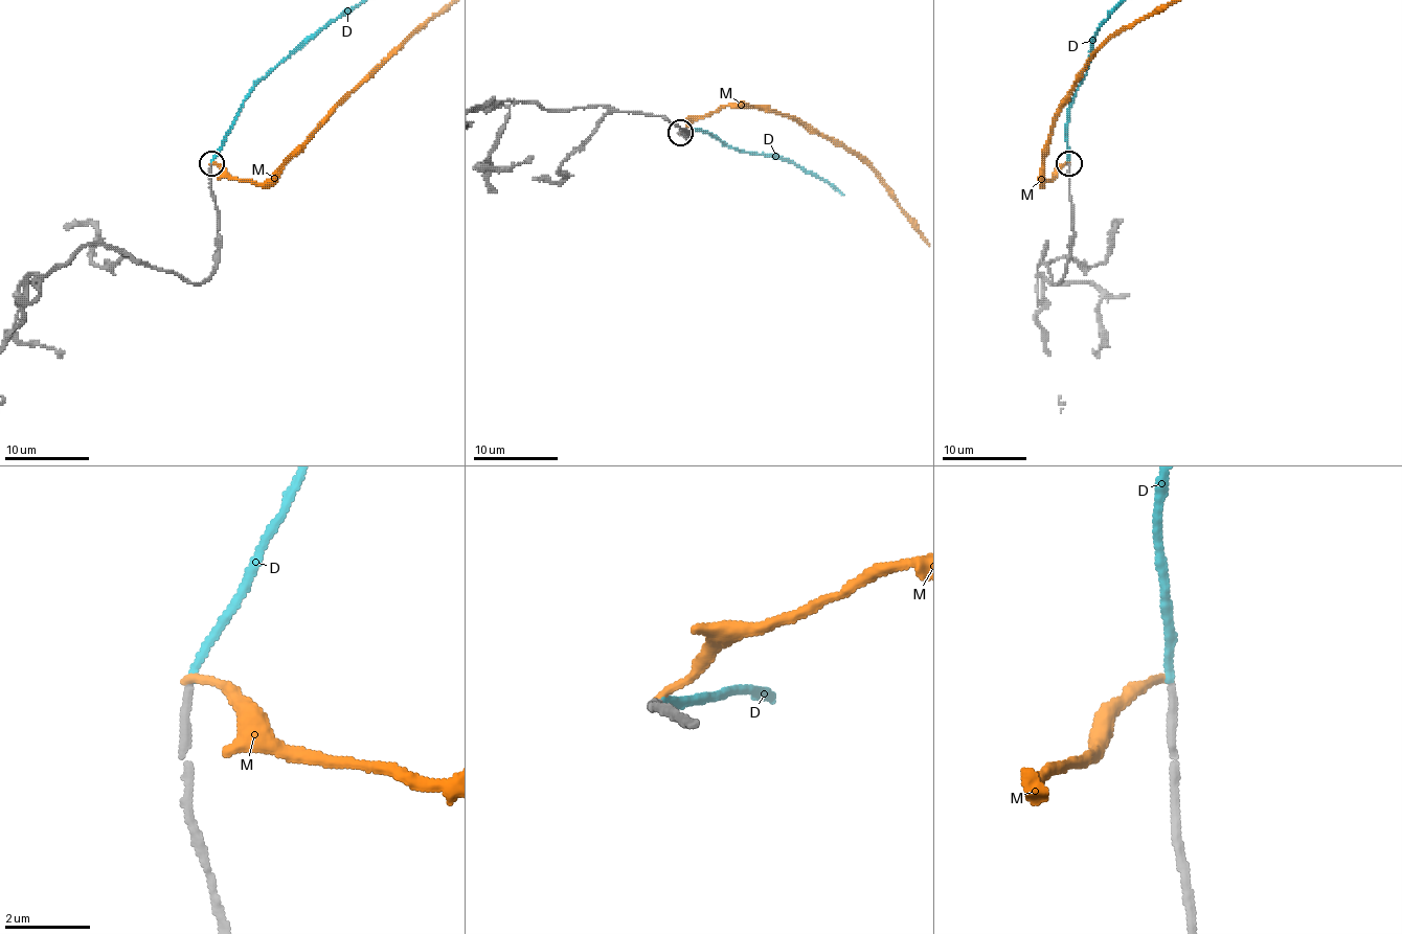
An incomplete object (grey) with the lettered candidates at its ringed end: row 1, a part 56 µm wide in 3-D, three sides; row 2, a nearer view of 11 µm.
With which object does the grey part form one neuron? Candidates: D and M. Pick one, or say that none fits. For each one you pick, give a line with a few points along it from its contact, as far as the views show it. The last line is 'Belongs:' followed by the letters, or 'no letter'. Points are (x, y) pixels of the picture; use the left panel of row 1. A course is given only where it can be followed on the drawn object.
Belongs: D

